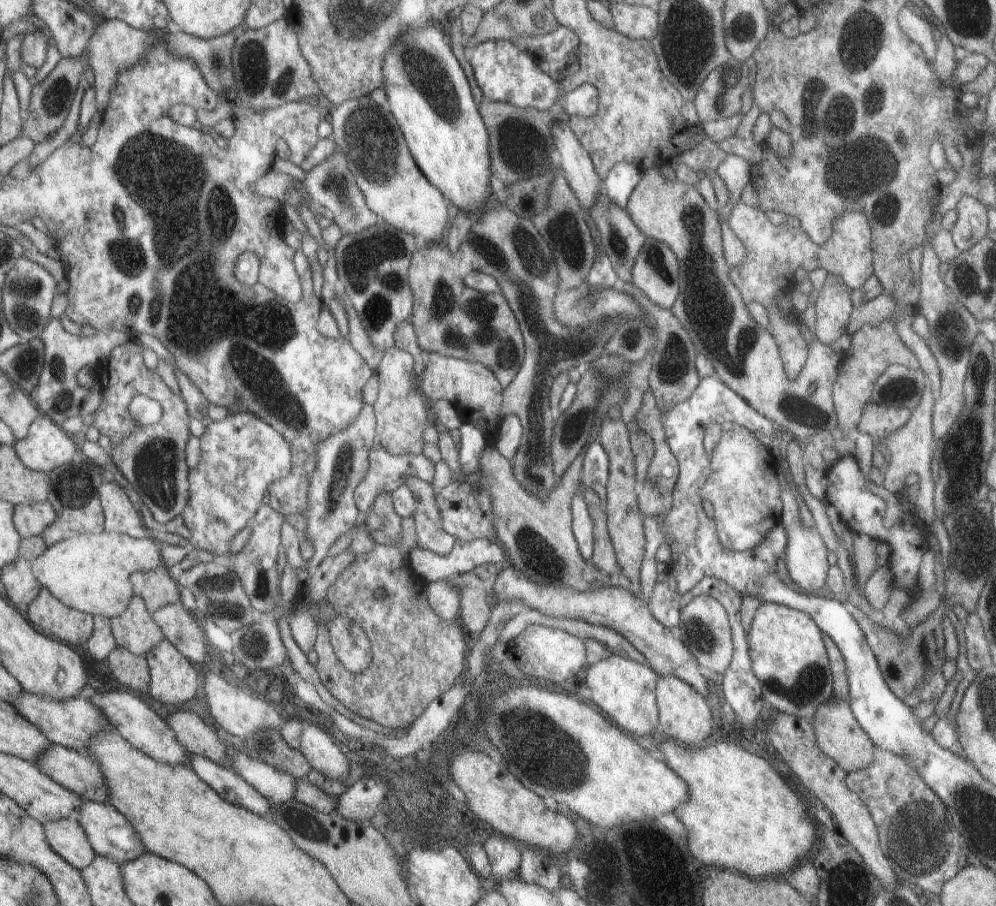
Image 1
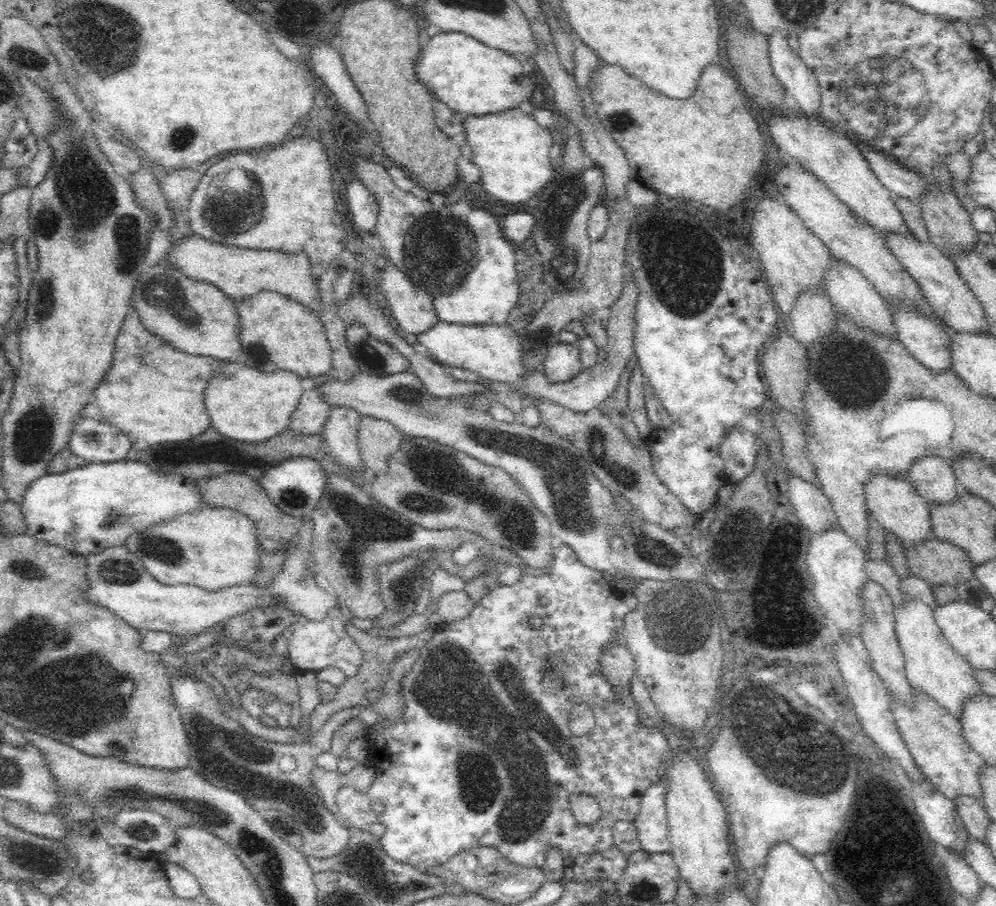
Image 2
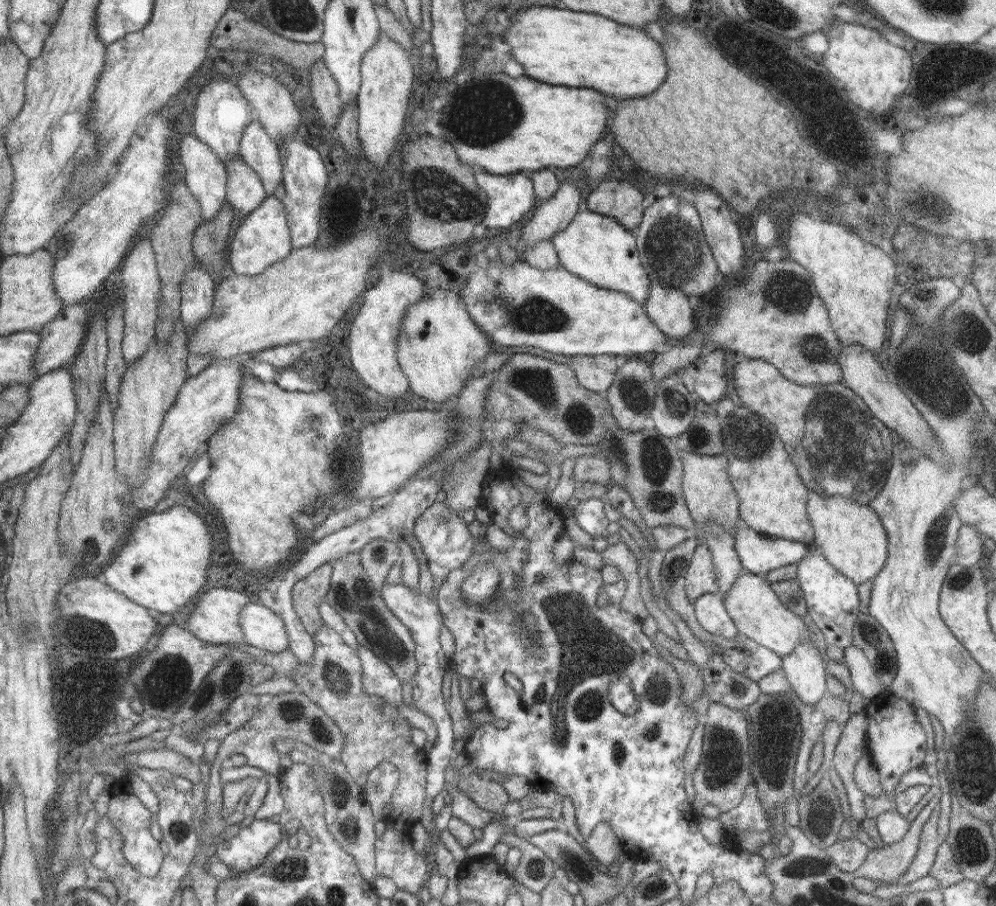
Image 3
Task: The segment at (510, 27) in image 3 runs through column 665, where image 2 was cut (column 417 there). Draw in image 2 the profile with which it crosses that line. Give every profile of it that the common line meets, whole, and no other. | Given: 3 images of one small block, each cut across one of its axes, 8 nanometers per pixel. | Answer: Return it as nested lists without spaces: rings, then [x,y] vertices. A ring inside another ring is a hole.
[[[442,32],[432,36],[428,48],[424,52],[420,50],[414,70],[432,98],[442,100],[450,110],[468,116],[488,116],[518,108],[522,102],[532,100],[536,92],[532,76],[524,74],[522,58],[500,48],[490,48],[464,32]]]

